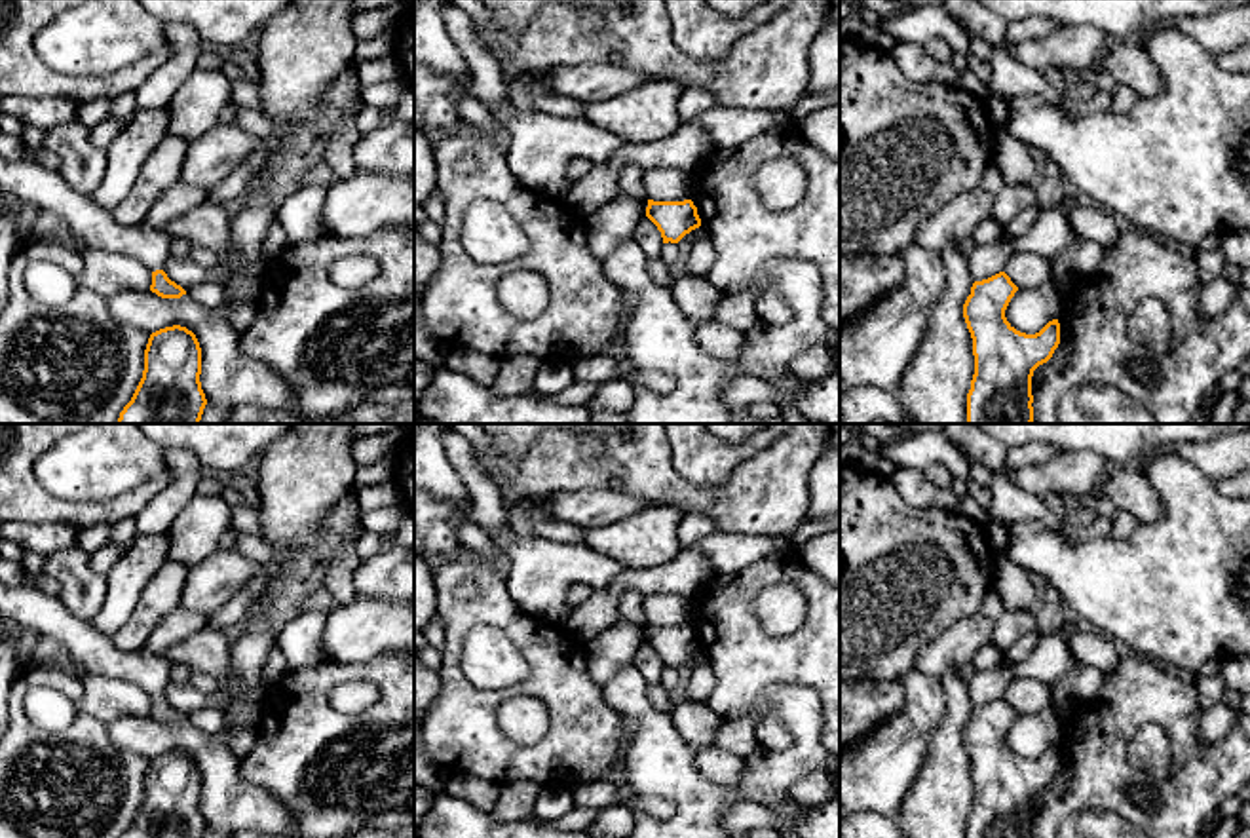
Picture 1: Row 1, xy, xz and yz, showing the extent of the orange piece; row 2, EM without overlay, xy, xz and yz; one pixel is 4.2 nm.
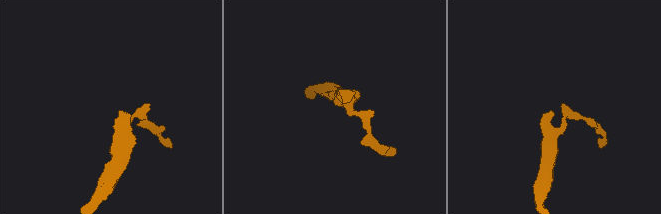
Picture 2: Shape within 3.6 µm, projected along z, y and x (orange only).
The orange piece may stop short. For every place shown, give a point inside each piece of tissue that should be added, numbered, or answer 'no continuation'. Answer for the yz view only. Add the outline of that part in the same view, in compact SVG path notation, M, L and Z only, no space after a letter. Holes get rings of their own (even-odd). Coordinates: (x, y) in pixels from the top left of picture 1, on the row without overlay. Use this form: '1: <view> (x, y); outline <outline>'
no continuation

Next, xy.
1: xy (23, 607); outline M0 581L0 616L19 629L57 638L87 673L133 682L150 697L163 695L169 684L171 663L163 656L118 650L91 621L78 619L36 587L9 587Z

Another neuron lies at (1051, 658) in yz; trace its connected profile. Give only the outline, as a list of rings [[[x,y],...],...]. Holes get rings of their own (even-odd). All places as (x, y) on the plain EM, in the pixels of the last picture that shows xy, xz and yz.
[[[1045,633],[1028,659],[1009,667],[975,671],[967,680],[971,703],[982,707],[1003,697],[1007,686],[1016,678],[1052,684],[1068,671],[1071,659],[1068,633]]]

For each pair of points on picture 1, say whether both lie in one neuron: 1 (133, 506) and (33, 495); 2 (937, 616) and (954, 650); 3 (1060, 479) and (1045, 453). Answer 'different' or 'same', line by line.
1: same
2: different
3: different

